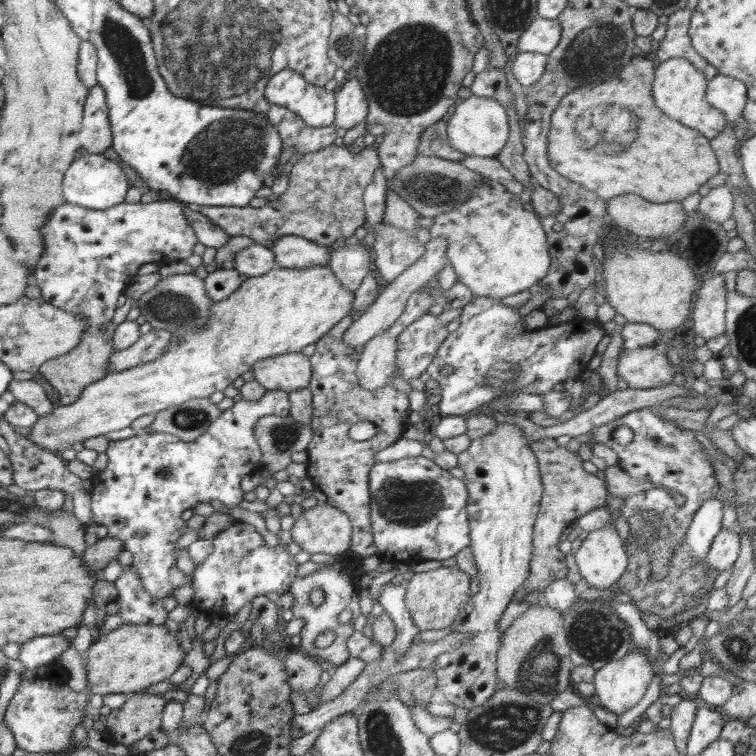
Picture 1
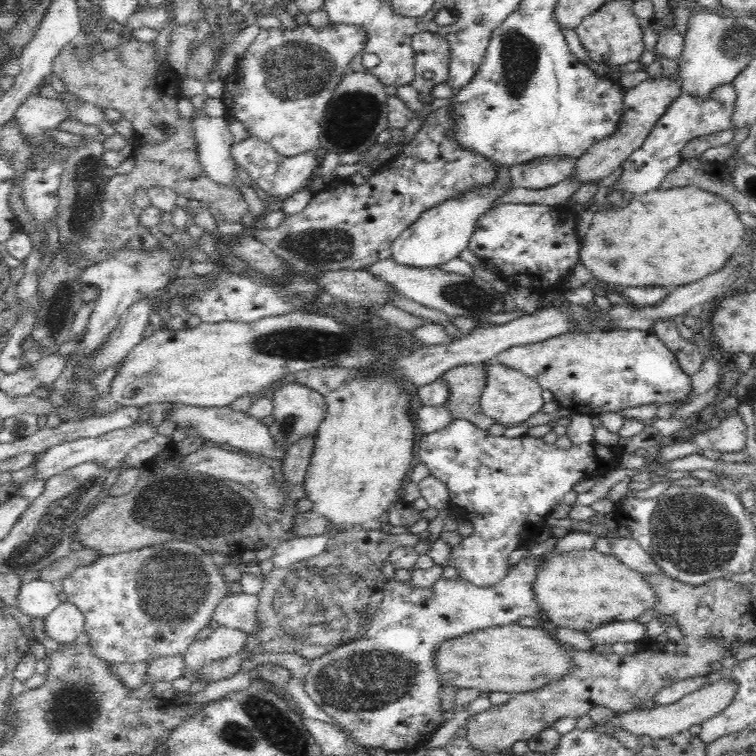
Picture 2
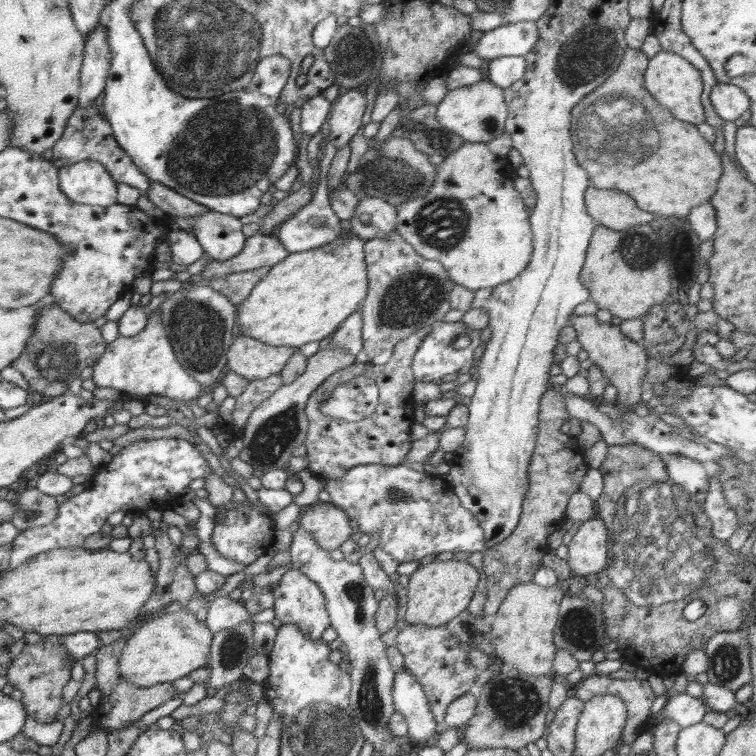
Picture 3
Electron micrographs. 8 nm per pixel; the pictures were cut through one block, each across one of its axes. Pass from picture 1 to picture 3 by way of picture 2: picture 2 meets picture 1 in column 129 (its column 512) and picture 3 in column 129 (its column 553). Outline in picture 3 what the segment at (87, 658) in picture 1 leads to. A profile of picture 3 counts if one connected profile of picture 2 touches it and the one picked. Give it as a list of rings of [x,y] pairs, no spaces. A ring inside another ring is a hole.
[[[181,609],[166,613],[144,624],[137,623],[130,629],[118,657],[118,670],[128,682],[138,687],[172,683],[208,665],[212,641],[213,634],[206,622],[198,620],[192,612]]]

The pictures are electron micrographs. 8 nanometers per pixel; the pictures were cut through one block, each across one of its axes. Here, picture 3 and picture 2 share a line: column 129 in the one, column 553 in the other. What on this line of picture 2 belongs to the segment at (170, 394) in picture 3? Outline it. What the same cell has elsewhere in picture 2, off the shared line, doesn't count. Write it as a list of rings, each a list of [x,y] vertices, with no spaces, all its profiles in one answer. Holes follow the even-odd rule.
[[[608,328],[608,330],[592,330],[592,331],[573,331],[570,330],[564,334],[554,336],[552,338],[542,339],[540,341],[530,342],[524,344],[524,346],[510,346],[506,350],[502,350],[496,358],[500,363],[508,368],[519,370],[521,373],[526,374],[530,378],[533,378],[542,387],[542,390],[550,390],[553,393],[556,402],[560,408],[567,408],[571,413],[581,413],[584,415],[597,415],[604,412],[619,412],[624,408],[636,408],[648,404],[654,404],[660,409],[665,405],[686,405],[690,400],[690,392],[692,392],[692,379],[690,375],[684,373],[684,370],[680,368],[680,363],[676,355],[670,351],[670,349],[658,338],[653,332],[649,330],[638,329],[620,329],[620,328]]]

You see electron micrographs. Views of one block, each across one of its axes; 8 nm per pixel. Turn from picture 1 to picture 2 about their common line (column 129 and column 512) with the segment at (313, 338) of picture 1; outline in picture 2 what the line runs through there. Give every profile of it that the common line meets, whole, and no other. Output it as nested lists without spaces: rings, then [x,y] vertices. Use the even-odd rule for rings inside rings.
[[[494,358],[484,362],[484,365],[488,371],[486,388],[484,388],[481,398],[481,410],[484,415],[508,429],[511,426],[522,425],[528,418],[542,411],[542,407],[545,405],[544,398],[542,398],[543,390],[533,378],[519,370],[504,366]]]

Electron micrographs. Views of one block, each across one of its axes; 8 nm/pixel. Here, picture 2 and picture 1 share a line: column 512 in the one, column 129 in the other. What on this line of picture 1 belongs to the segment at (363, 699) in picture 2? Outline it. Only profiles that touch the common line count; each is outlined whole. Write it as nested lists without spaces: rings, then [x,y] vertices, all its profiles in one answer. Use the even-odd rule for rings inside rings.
[[[132,567],[124,568],[121,575],[114,581],[118,590],[120,607],[117,614],[124,618],[124,623],[133,625],[164,625],[168,611],[162,606],[159,598],[154,598],[144,587],[139,574]]]

